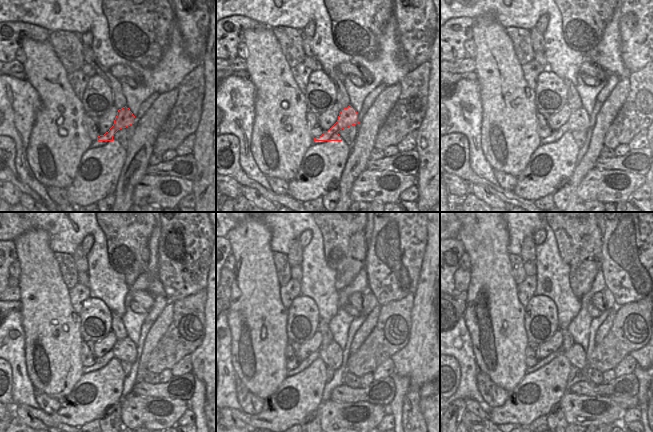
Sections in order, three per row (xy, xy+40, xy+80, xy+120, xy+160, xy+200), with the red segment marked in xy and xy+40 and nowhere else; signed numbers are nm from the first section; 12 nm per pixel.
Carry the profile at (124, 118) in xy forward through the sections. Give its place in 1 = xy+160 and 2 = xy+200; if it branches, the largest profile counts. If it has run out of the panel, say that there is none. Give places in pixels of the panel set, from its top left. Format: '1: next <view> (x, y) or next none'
1: next xy+160 (352, 354)
2: next xy+200 (576, 354)

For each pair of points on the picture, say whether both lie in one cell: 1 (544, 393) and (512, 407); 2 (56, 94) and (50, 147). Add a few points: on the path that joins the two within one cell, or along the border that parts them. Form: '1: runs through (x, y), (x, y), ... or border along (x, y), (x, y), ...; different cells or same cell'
1: runs through (538, 401), (531, 405), (520, 407); same cell
2: runs through (56, 107), (54, 134); same cell

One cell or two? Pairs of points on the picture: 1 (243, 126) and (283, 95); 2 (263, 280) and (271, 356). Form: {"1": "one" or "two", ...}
{"1": "two", "2": "one"}

